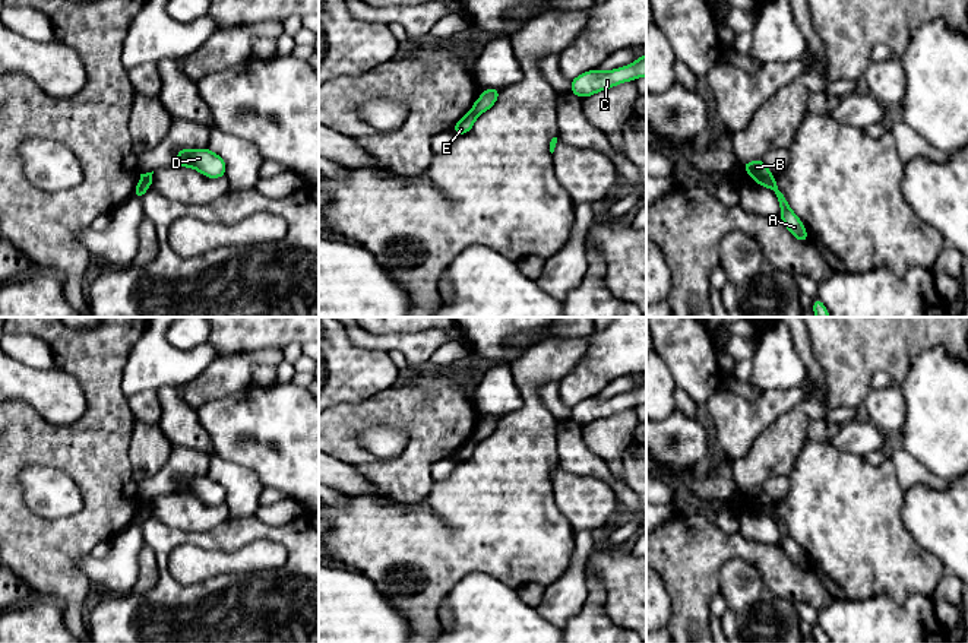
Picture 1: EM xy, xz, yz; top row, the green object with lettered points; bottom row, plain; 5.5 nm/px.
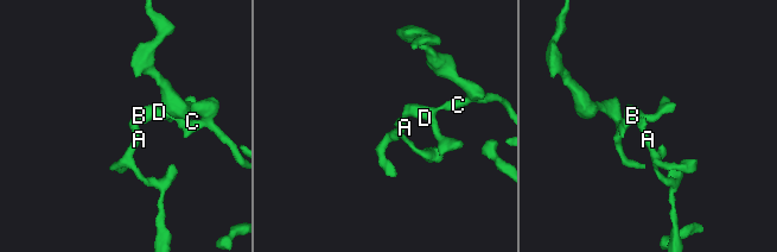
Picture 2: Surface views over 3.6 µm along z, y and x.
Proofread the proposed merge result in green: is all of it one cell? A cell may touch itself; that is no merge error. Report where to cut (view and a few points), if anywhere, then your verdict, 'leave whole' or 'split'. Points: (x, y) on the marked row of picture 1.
cut in yz along (772, 176), (768, 186); split

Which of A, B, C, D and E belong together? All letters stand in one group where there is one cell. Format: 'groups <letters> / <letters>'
groups A E / B C D

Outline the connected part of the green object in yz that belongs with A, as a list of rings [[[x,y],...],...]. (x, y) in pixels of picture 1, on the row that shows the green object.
[[[774,177],[769,187],[775,193],[776,200],[781,206],[781,222],[790,229],[795,240],[798,240],[800,243],[809,243],[810,240],[804,229],[804,224],[791,210],[785,194],[779,190],[779,187],[776,186],[776,180]]]

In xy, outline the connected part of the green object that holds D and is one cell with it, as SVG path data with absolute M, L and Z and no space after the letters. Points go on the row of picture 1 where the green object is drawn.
M180 149L175 155L177 162L173 168L192 167L208 178L225 177L225 161L211 149Z

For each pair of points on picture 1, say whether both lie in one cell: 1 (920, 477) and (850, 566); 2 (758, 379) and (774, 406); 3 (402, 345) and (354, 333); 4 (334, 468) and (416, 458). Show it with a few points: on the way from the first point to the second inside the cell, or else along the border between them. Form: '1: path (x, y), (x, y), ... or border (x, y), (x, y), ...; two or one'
1: border (889, 459), (898, 484), (904, 491); two
2: border (788, 389), (766, 389), (762, 392); two
3: path (391, 344), (366, 339); one
4: border (334, 456), (354, 466), (377, 487); two

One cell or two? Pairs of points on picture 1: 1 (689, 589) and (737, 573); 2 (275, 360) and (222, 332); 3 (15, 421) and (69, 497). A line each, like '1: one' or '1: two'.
1: two
2: two
3: two

